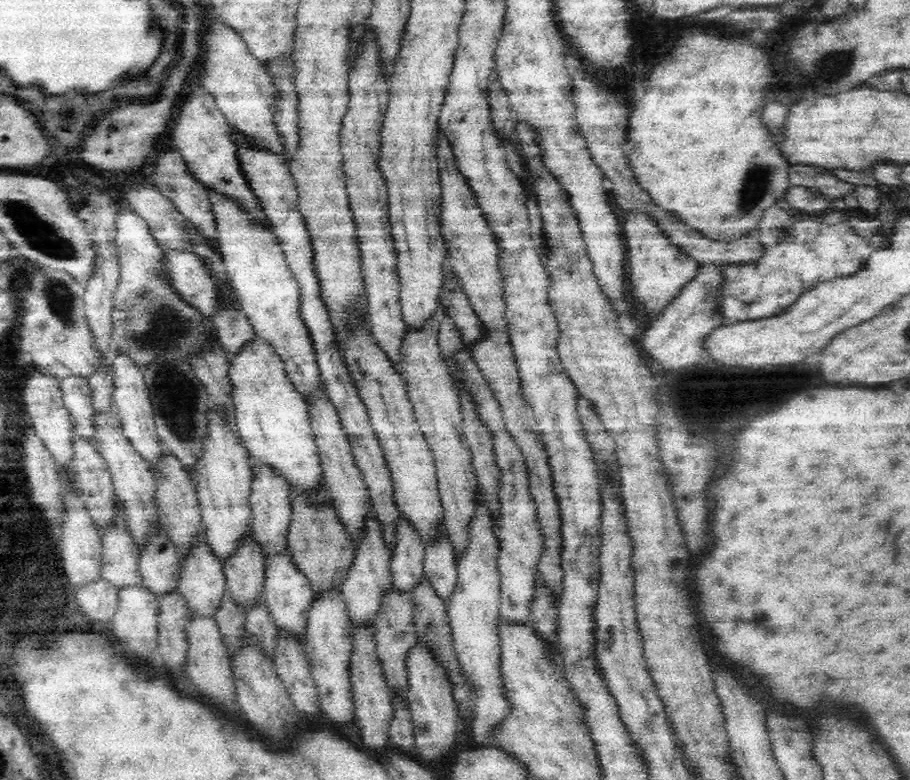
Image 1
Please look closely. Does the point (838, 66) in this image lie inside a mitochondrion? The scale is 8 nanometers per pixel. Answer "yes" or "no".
yes

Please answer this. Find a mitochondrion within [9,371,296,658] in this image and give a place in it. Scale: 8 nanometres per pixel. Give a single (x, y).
(179, 418)

